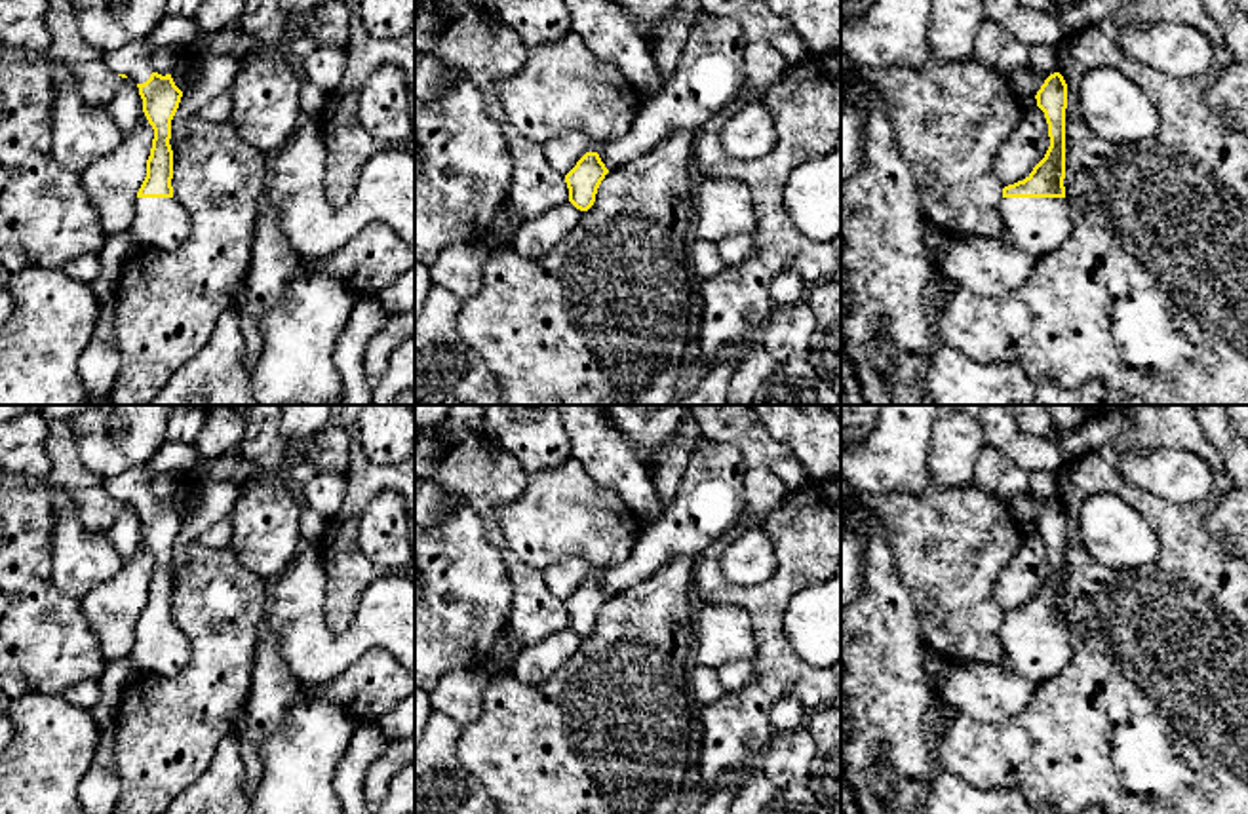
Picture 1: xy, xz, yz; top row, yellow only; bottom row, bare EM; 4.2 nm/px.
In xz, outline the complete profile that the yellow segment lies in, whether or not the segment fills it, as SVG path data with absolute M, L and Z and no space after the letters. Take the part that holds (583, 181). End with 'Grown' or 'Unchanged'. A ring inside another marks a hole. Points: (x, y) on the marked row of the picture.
M586 152L576 165L565 175L565 183L569 188L569 202L580 209L588 211L594 202L597 188L609 169L601 162L597 152Z. Unchanged

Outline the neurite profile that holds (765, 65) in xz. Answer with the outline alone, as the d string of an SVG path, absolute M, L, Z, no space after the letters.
M765 40L748 42L744 59L748 84L759 91L776 84L791 67L790 61Z

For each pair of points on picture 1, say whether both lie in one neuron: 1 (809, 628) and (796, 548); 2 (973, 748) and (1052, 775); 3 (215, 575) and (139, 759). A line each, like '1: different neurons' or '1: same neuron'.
1: different neurons
2: same neuron
3: same neuron

